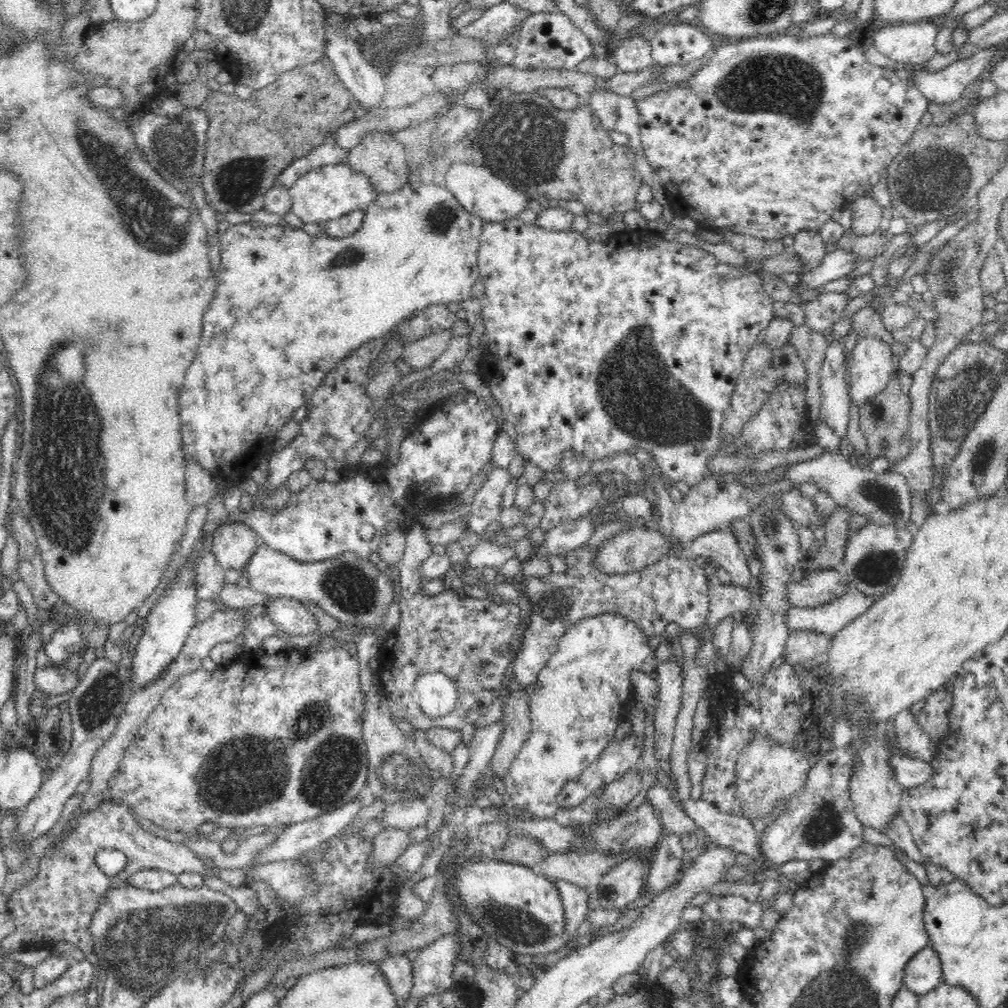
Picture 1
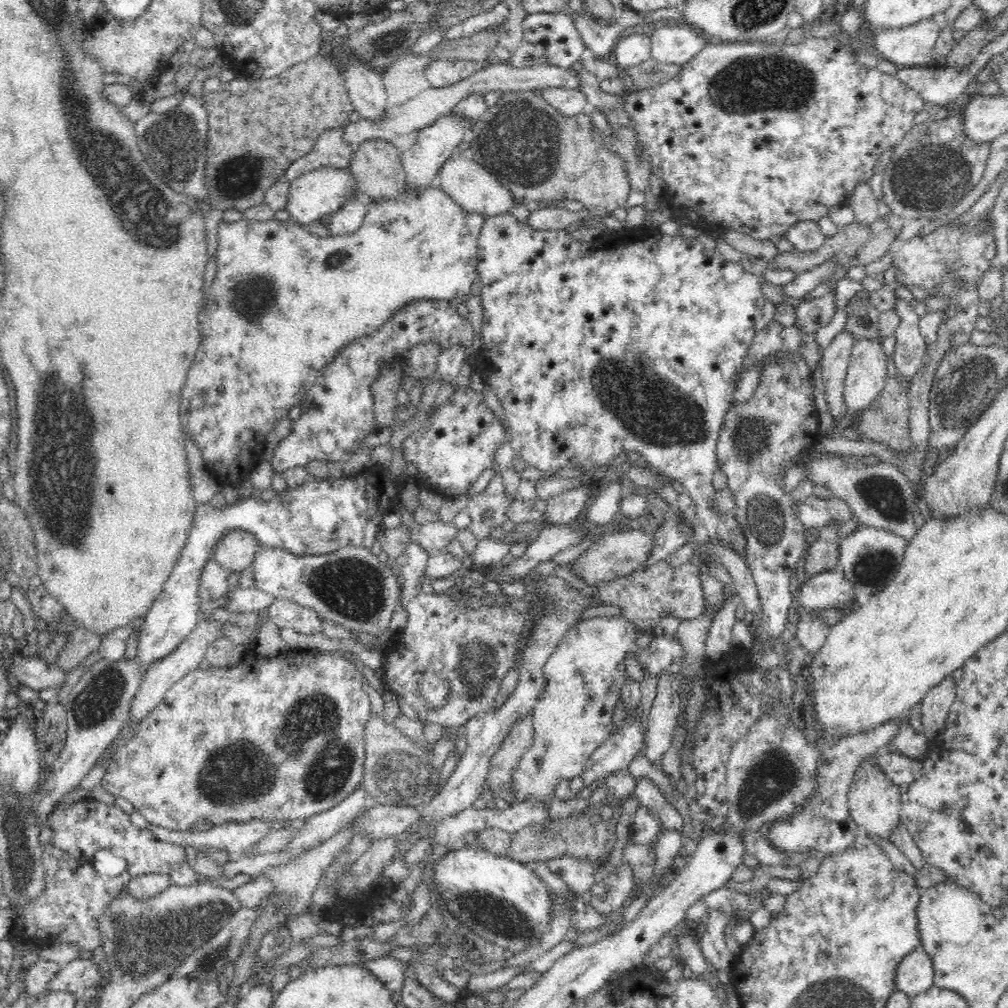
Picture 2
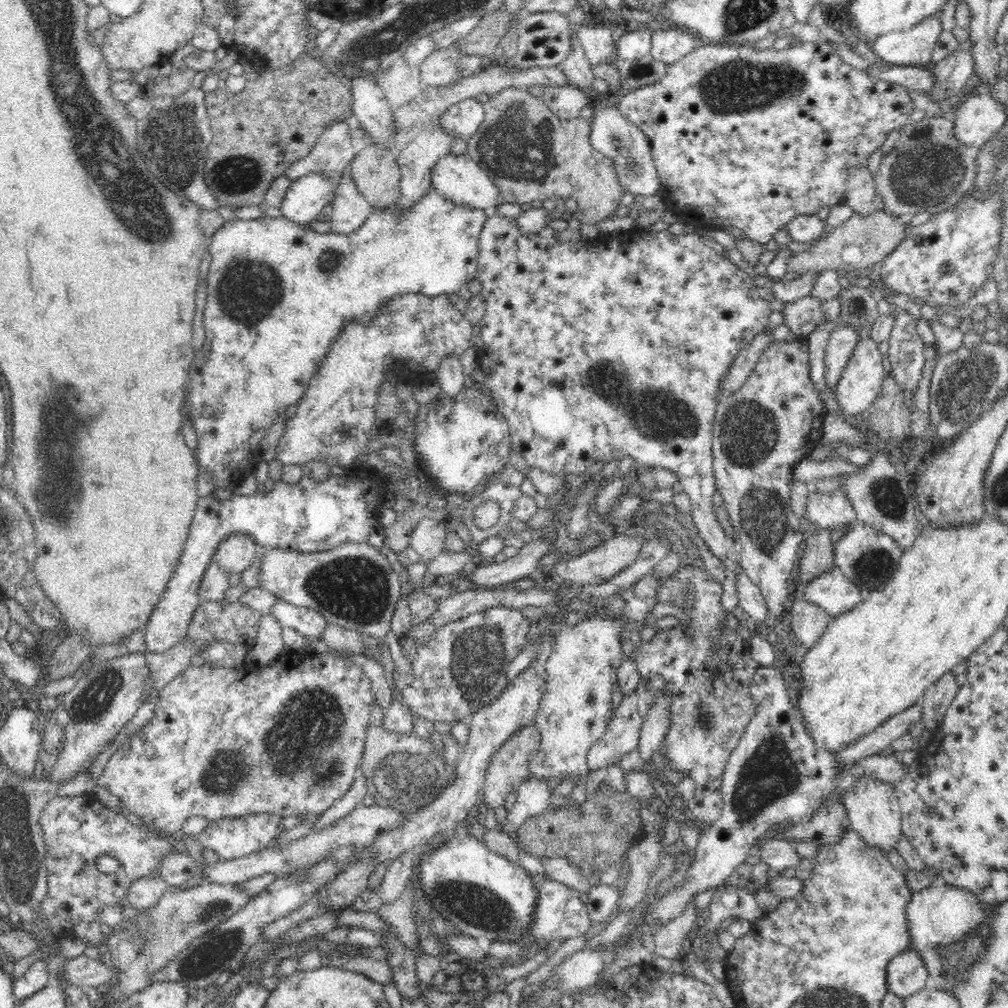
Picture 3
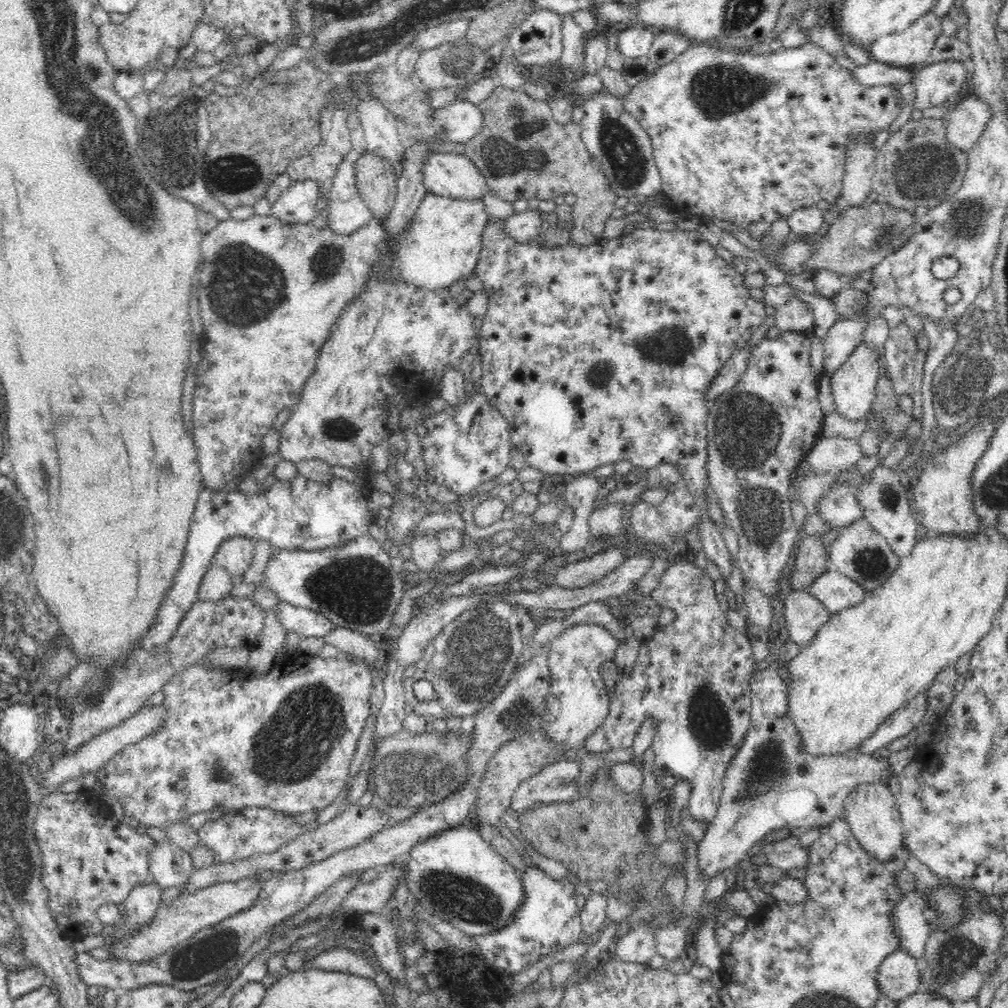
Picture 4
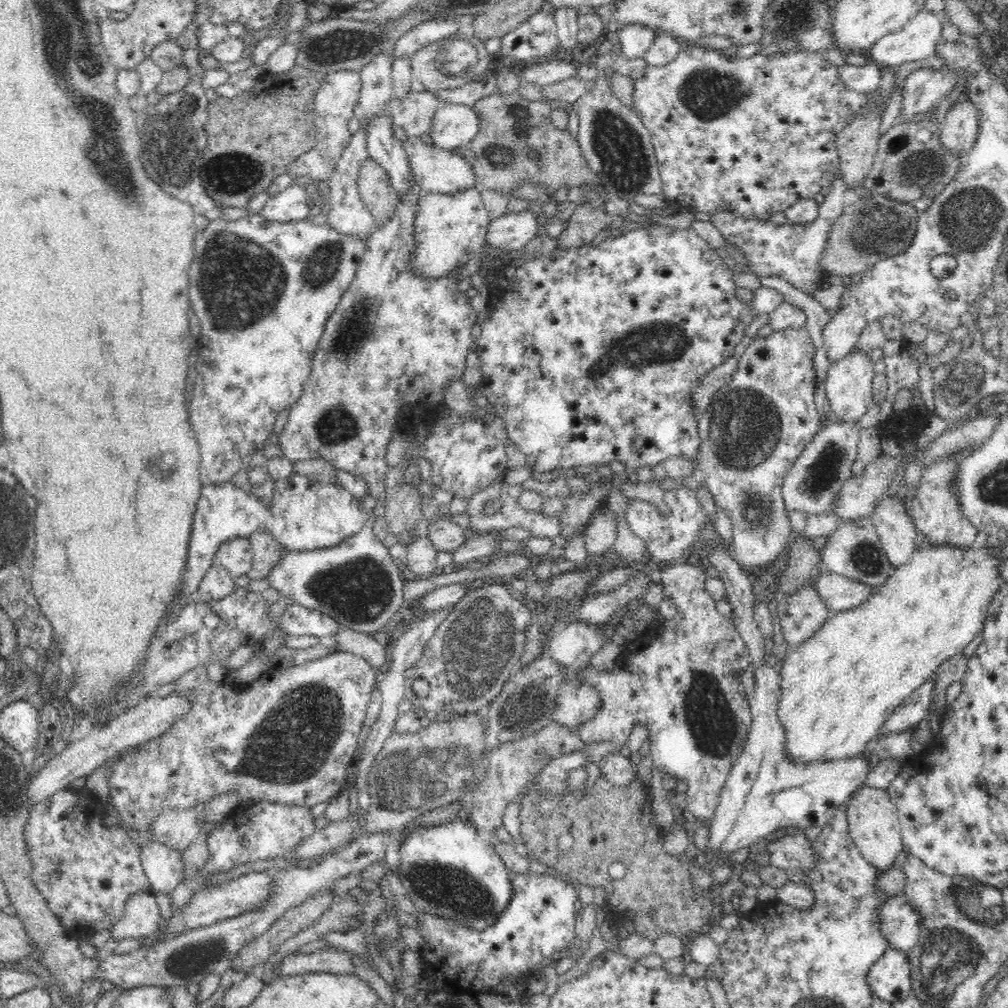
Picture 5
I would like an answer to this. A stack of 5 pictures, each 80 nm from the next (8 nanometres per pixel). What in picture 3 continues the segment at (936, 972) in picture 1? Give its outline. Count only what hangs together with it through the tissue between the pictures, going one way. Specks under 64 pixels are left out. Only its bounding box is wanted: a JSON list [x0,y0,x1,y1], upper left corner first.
[887,950,929,998]

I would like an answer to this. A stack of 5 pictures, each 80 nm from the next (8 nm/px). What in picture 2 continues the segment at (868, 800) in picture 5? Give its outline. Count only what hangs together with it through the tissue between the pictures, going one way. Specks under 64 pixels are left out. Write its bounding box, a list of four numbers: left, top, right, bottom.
[848,756,901,839]

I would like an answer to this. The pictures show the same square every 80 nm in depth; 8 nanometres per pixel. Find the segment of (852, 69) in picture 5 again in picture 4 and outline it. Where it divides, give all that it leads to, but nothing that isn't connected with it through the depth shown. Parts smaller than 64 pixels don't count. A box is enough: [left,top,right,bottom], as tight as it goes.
[852,60,914,87]

